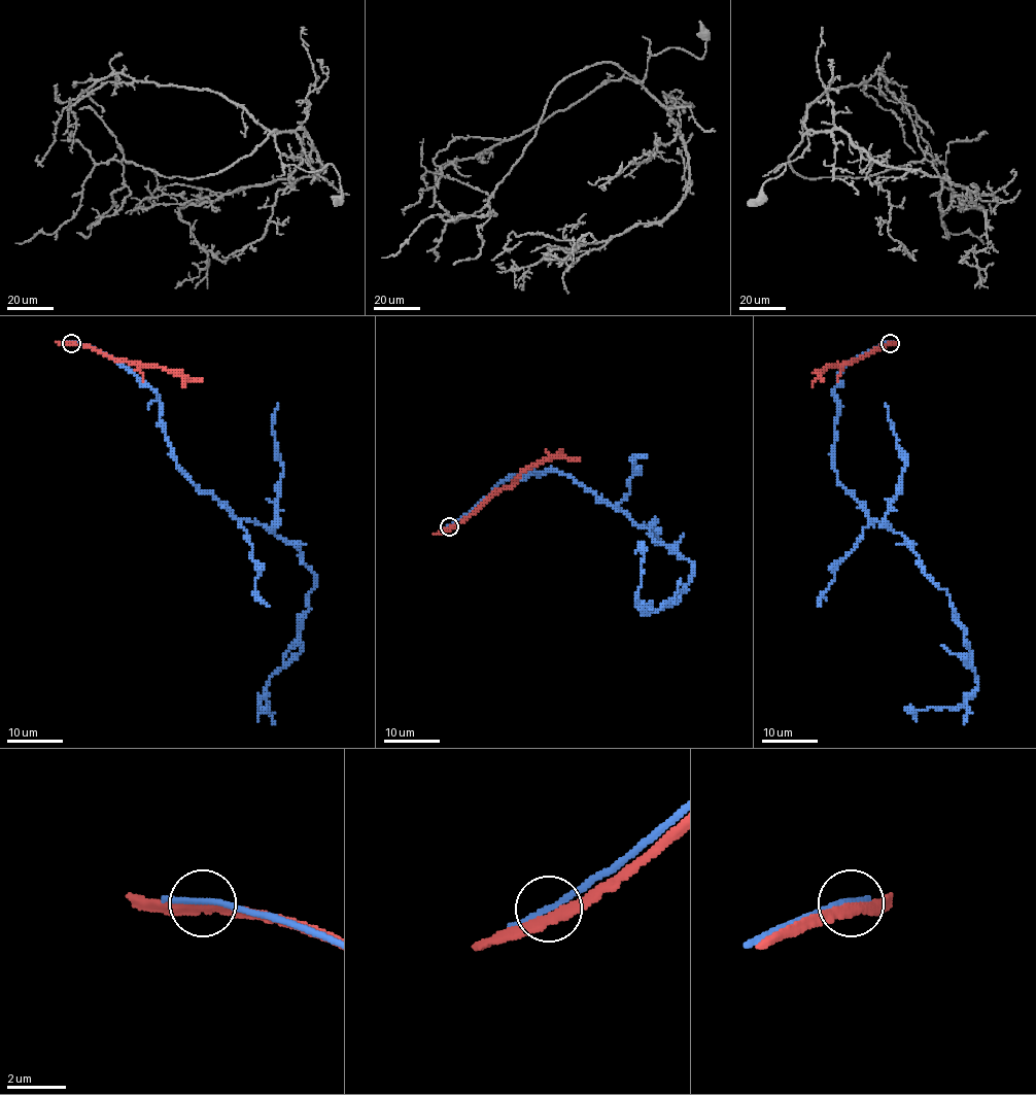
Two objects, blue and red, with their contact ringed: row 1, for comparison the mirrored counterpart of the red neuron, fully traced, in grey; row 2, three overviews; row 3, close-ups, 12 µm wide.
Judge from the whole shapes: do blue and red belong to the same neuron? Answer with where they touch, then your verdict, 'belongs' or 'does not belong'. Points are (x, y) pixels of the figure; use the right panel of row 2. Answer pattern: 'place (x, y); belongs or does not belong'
place (890, 343); does not belong

